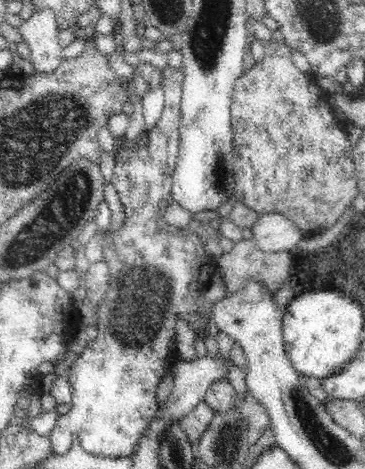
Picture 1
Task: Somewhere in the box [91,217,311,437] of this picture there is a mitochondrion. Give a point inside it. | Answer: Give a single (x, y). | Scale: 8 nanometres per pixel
(144, 294)

